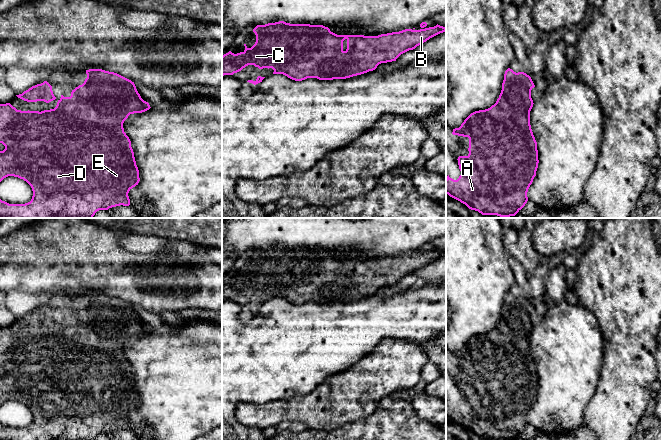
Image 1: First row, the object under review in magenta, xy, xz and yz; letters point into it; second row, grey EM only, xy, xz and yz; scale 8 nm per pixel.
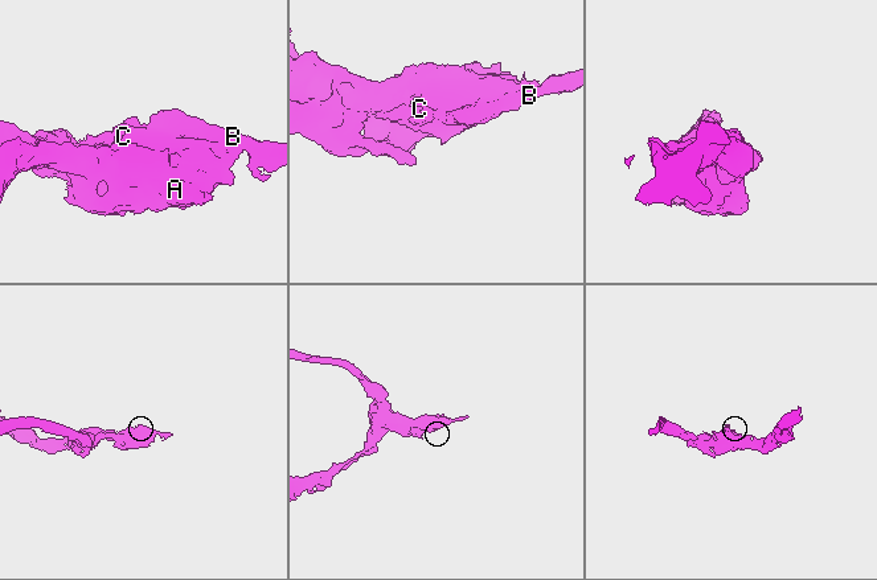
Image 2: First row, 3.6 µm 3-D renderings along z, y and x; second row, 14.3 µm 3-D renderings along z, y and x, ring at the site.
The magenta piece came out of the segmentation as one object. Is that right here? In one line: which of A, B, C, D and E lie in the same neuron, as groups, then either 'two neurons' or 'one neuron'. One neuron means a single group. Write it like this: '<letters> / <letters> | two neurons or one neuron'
A B C D E | one neuron

